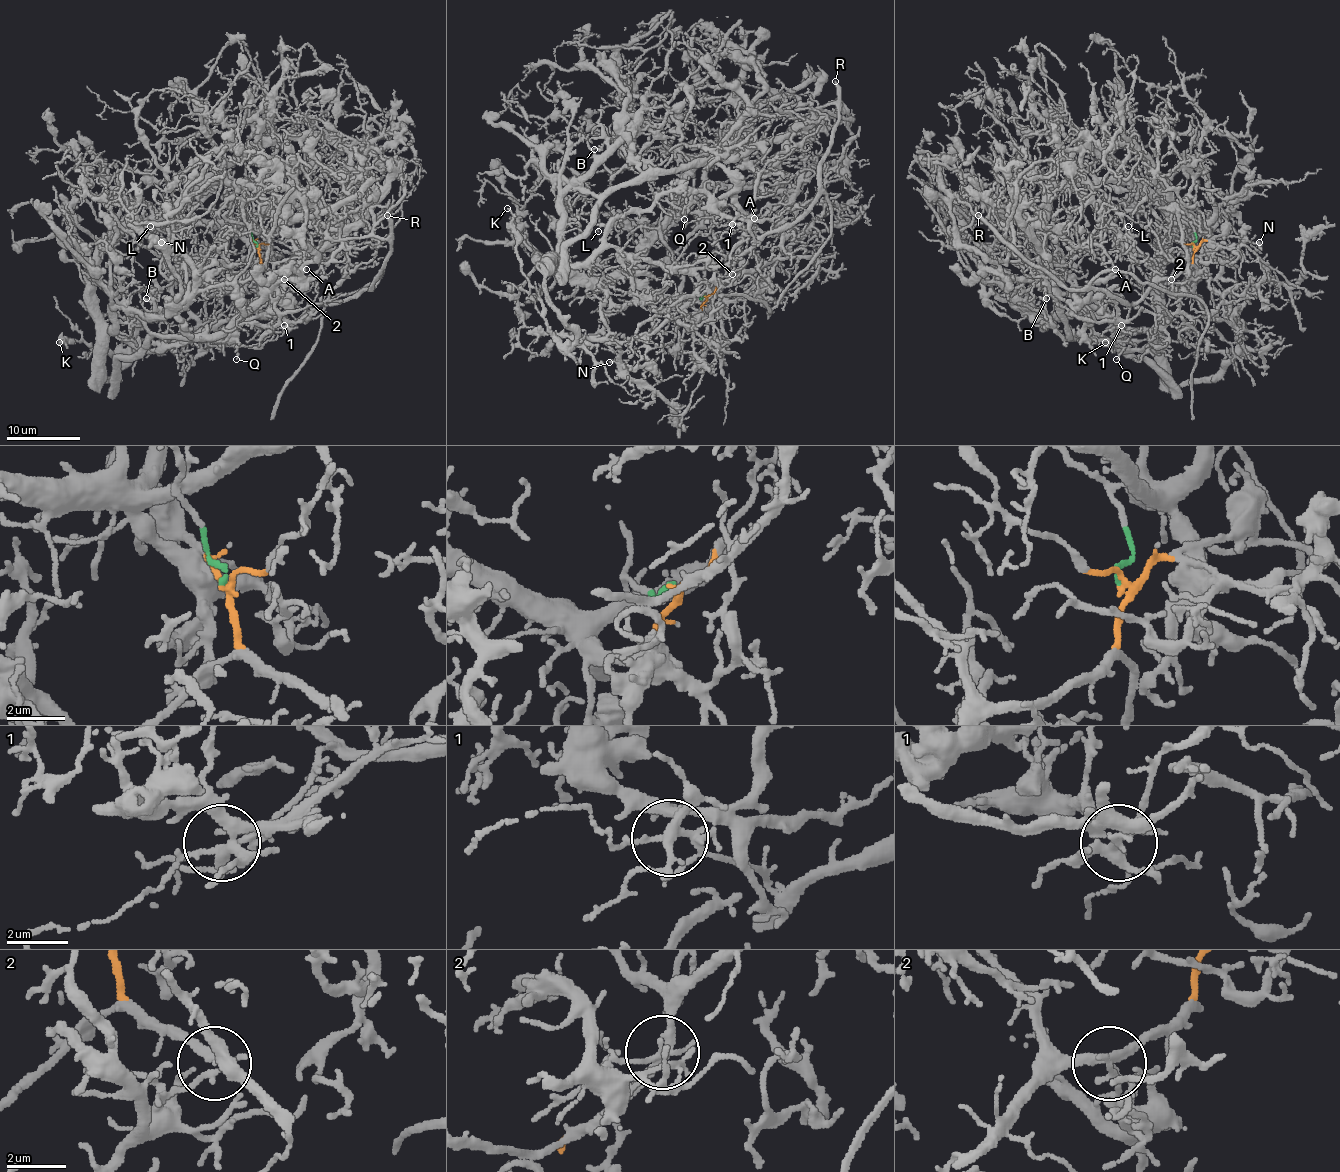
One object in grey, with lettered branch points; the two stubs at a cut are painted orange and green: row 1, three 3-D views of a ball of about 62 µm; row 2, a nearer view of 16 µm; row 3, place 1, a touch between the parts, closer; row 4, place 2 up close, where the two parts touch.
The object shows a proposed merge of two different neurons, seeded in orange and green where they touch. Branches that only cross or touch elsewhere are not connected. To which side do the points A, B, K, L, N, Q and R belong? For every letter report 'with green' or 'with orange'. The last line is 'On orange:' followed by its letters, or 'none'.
A: with green
B: with green
K: with green
L: with orange
N: with green
Q: with orange
R: with orange
On orange: L, Q, R

